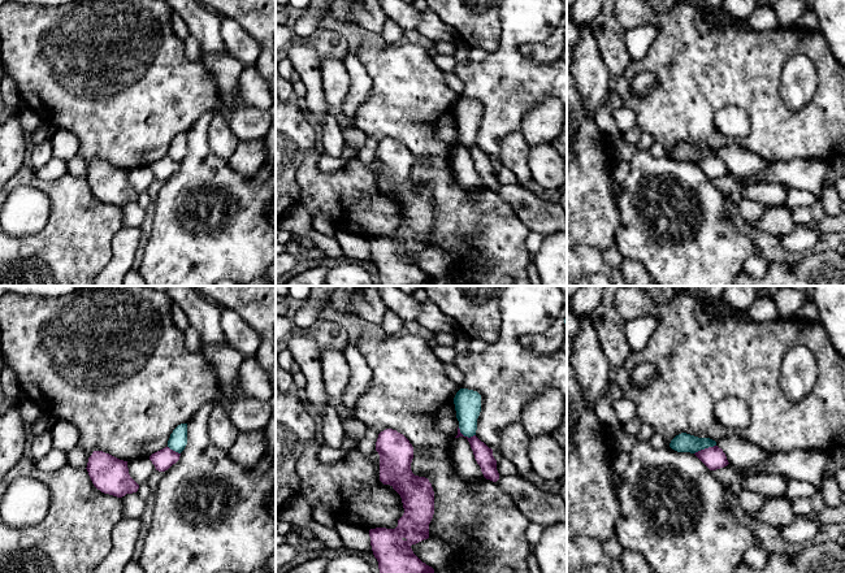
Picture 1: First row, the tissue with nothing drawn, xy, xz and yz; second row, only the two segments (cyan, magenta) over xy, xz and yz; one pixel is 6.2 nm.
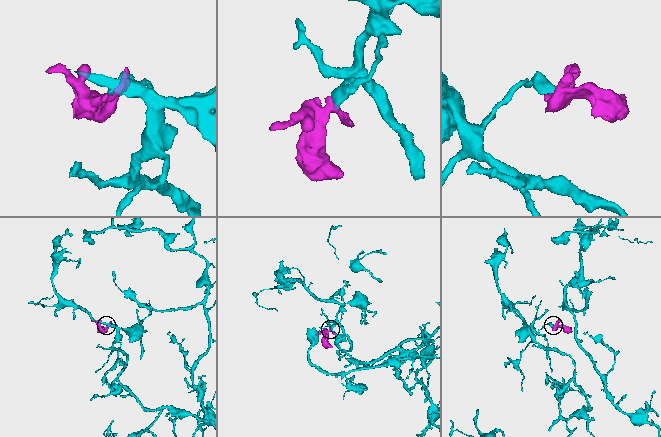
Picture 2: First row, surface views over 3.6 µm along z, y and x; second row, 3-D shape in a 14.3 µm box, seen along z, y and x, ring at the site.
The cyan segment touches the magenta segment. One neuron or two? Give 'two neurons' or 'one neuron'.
two neurons

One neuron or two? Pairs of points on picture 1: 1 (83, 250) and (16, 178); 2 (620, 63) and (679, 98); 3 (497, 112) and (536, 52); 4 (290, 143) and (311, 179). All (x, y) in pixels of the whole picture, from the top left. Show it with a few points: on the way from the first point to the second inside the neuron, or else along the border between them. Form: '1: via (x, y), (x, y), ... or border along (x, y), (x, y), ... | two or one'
1: via (78, 226), (77, 216), (47, 186), (39, 183) | one
2: border along (633, 61), (618, 78) | two
3: border along (516, 48), (523, 55), (537, 61), (553, 63) | two
4: border along (315, 147), (304, 156), (297, 169), (299, 191) | two

